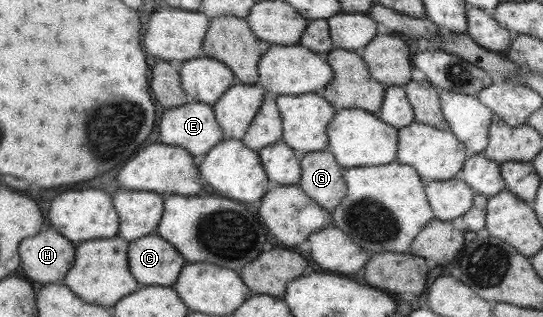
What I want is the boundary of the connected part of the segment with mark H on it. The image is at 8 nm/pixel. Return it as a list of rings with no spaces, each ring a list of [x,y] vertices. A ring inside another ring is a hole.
[[[44,230],[20,242],[20,266],[25,278],[34,282],[58,282],[63,280],[74,262],[75,244],[60,236],[56,230]]]

